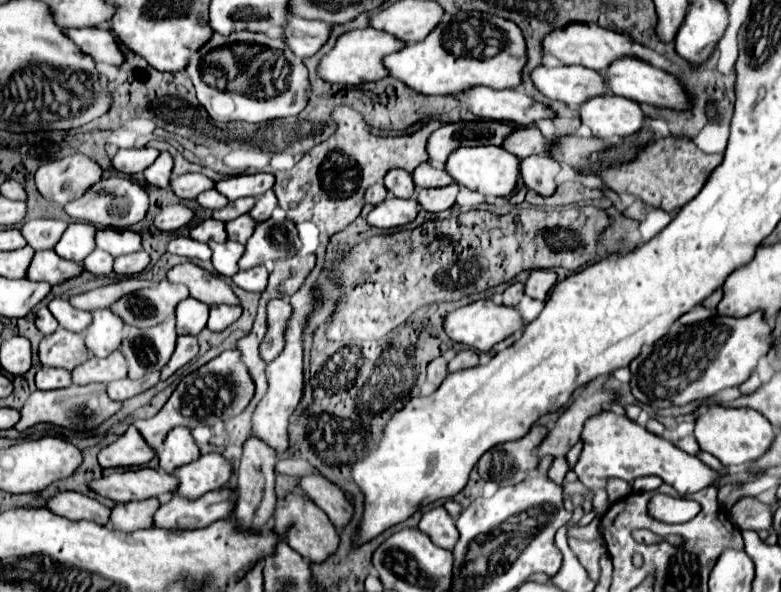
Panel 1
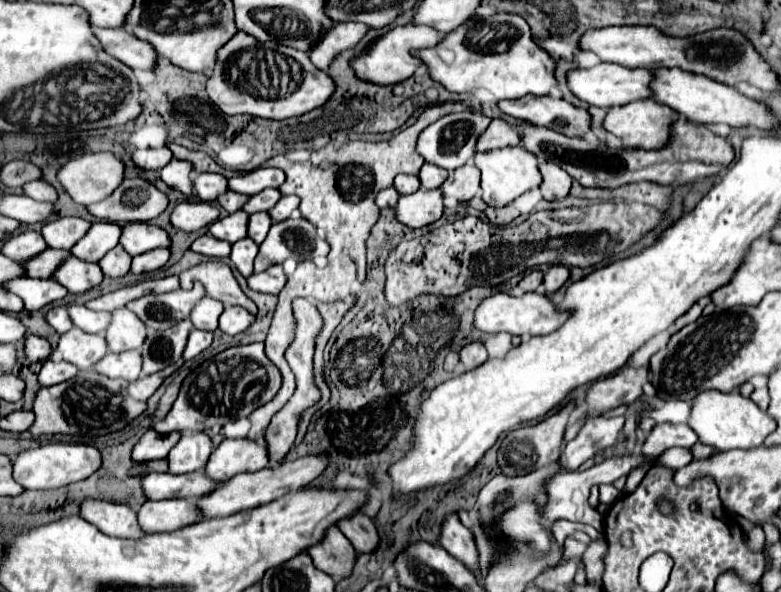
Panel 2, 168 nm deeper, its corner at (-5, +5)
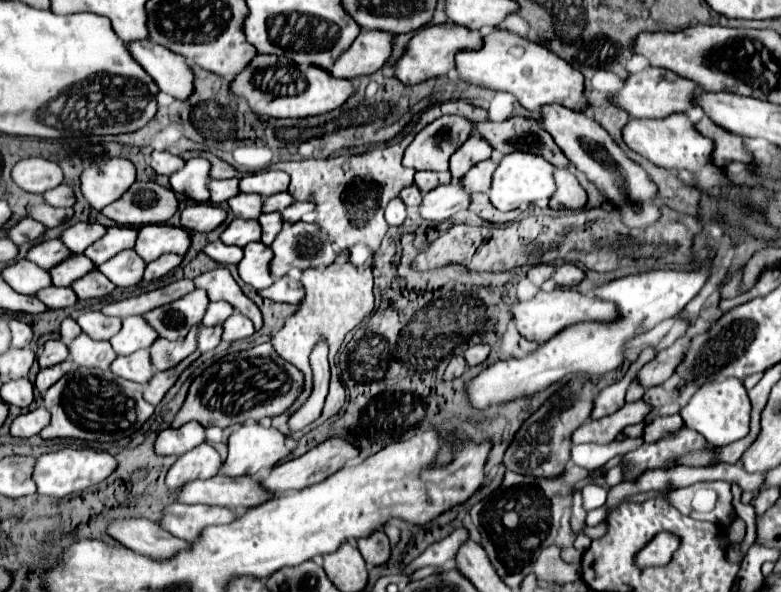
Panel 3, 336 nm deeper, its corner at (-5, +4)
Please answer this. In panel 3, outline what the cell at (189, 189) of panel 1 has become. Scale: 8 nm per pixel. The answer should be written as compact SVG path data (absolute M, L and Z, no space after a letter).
M238 178L210 180L208 182L208 190L210 190L210 202L212 204L222 204L228 198L236 196L236 192L238 192Z

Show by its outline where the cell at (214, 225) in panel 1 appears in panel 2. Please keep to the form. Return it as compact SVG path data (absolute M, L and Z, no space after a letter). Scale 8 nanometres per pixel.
M236 211L224 219L214 221L208 229L216 239L236 243L244 237L248 237L248 213L246 211Z

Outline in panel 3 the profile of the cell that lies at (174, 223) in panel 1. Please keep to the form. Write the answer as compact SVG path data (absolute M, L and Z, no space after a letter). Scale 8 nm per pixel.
M192 204L180 214L180 226L190 232L212 232L226 220L226 210L214 204Z

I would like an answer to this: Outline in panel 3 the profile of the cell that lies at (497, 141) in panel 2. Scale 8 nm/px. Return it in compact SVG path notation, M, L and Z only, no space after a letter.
M472 134L466 144L462 144L458 152L454 152L454 156L450 158L450 174L454 172L454 178L462 178L470 170L470 166L488 160L492 152L494 148L490 148L486 140L482 140L478 134Z

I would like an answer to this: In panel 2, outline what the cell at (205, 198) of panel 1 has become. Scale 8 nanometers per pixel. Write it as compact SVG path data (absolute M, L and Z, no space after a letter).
M226 191L222 197L218 197L218 203L220 203L228 213L236 213L236 211L240 211L240 209L246 205L248 199L250 199L248 195L240 195L240 193L234 193L234 191Z

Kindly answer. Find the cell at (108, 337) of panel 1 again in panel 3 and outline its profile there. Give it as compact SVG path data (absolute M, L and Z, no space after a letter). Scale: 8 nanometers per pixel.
M128 316L122 320L120 332L110 338L110 344L116 354L132 354L136 350L150 348L156 338L156 330L142 316Z

